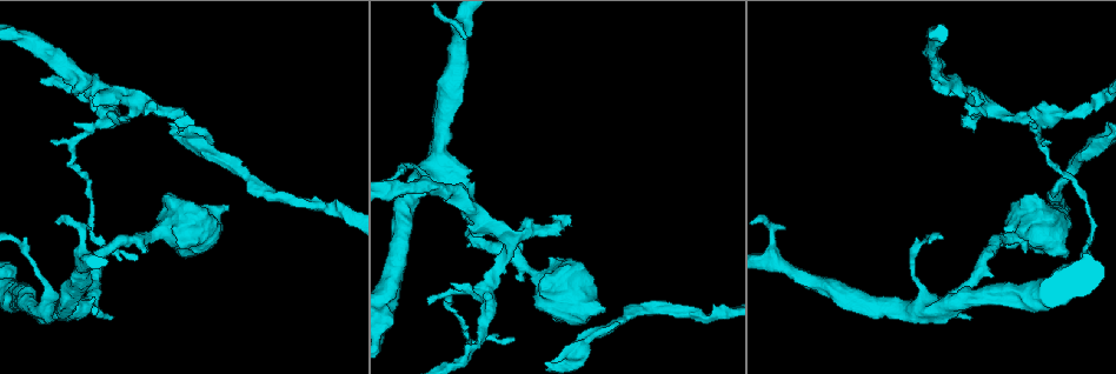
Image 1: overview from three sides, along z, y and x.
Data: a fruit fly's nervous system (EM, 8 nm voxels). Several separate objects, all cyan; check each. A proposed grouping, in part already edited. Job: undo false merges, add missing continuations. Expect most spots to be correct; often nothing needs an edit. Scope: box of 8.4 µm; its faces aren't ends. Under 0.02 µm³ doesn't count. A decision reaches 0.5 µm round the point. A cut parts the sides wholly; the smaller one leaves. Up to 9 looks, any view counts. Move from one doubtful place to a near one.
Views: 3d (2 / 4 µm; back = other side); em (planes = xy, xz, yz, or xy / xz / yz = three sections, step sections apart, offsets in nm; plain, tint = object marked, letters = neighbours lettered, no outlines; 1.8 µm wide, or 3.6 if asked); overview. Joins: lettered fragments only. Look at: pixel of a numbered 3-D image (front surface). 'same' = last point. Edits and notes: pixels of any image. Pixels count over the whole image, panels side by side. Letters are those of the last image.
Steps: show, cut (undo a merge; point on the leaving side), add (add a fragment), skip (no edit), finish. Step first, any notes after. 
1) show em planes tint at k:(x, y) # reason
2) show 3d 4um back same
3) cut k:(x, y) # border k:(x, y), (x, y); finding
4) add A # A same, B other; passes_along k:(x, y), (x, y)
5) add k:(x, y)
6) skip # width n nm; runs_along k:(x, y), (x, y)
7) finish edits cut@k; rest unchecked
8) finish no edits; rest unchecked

show 3d 4um at 1:(191, 123) # free end

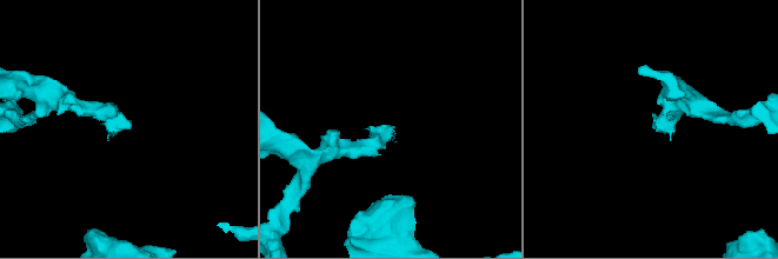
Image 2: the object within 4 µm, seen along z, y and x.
show em planes letters at 2:(129, 125) # need the tissue

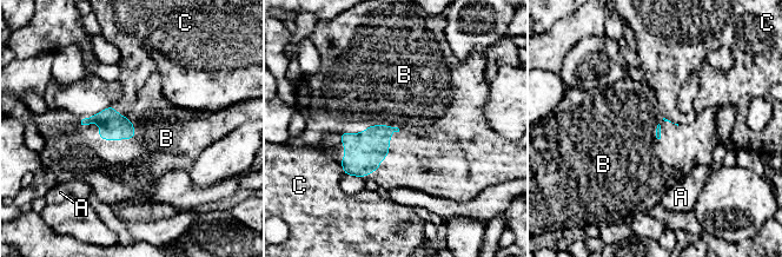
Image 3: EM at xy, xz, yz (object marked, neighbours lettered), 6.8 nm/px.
add B # A other, B same, C other; passes_along 3:(363, 152), (388, 155), (424, 155); the neuron continues

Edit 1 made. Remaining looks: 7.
show overview # redraw

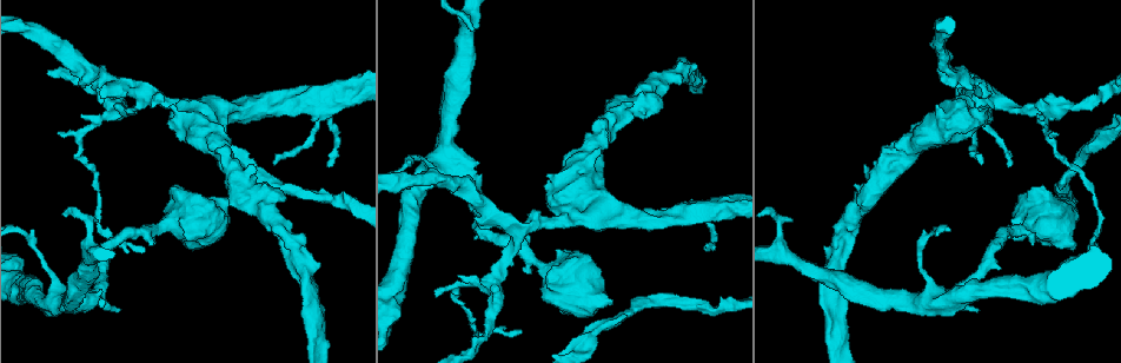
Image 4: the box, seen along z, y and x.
show em 3.6um planes letters at 4:(451, 164) # looks like a crossing

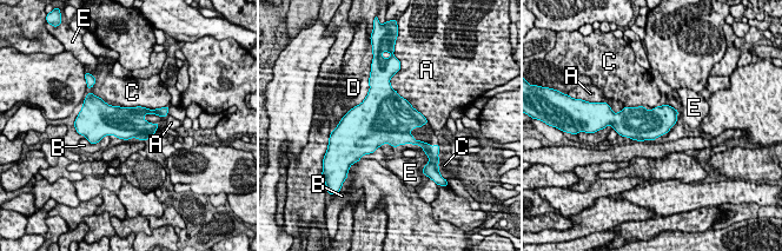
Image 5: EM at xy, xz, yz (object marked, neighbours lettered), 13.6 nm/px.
skip # longest_contact A 750 nm; A other, B other, C other, D other, E other; border 5:(136, 106), (148, 109), (163, 107); all the same neuron

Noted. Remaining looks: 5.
show em 3.6um planes letters at 4:(1043, 107) # side arm on a straight run

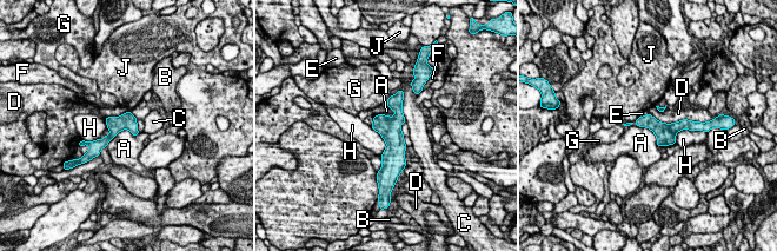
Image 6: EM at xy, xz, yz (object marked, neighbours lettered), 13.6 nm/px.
skip # A other, B other, C other, D other, E other, F other, G other, H other, J other; continuous, no second neuron

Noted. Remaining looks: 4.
show em planes tint at 4:(516, 331) # long arm stops here

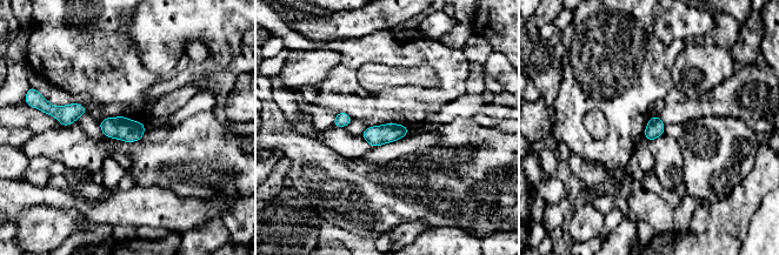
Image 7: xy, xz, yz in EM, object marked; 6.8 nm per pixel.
show em planes letters same # what lies round it

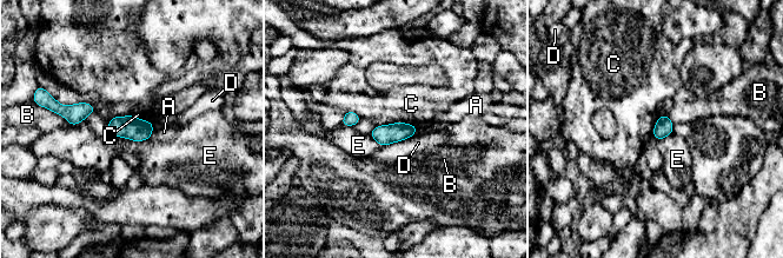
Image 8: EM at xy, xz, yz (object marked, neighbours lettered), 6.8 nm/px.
skip # A other, B other, C other, D other, E other; border 8:(376, 125), (410, 123), (416, 127); no lettered fragment goes on from it

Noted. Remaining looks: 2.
finish edits add@3; rest unchecked

